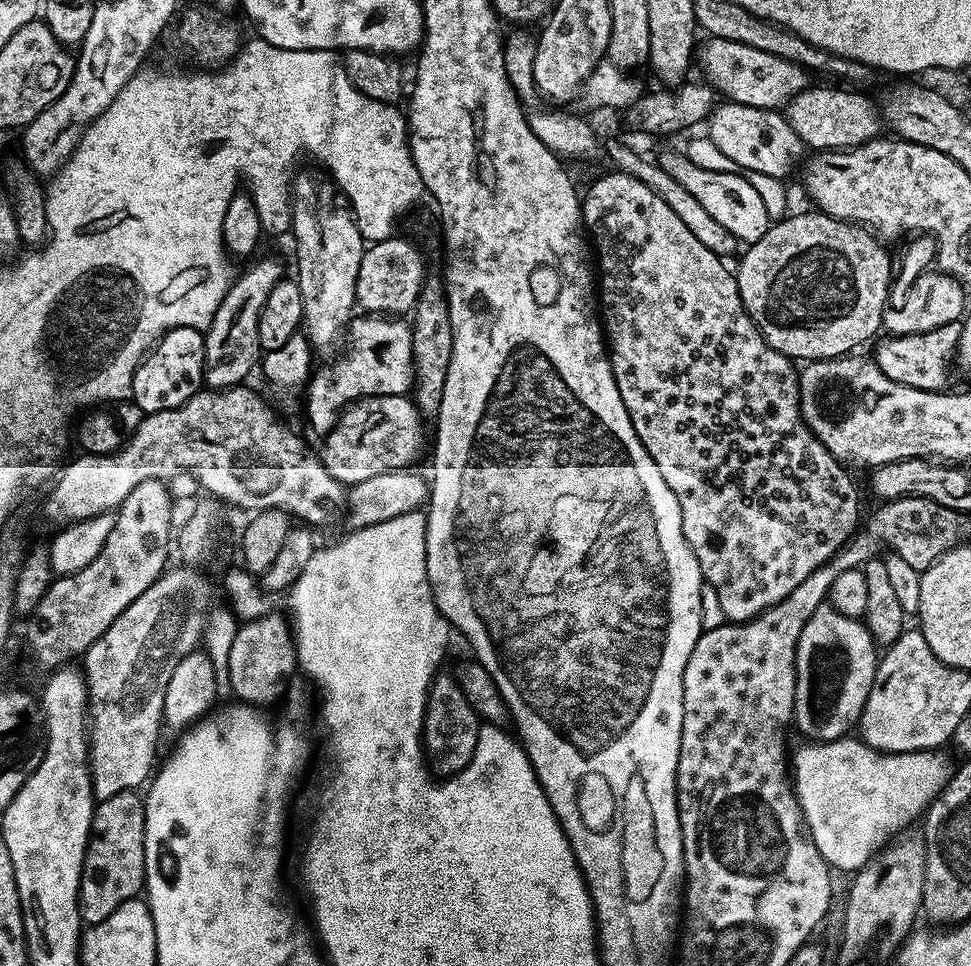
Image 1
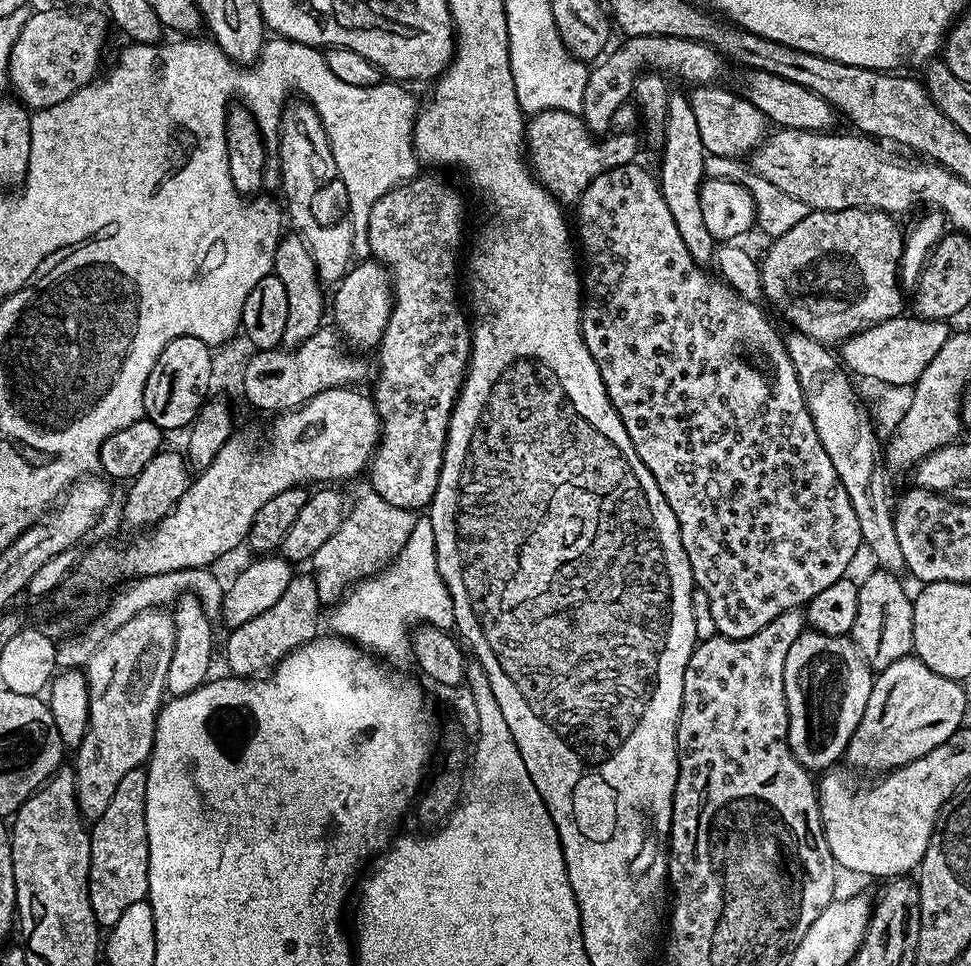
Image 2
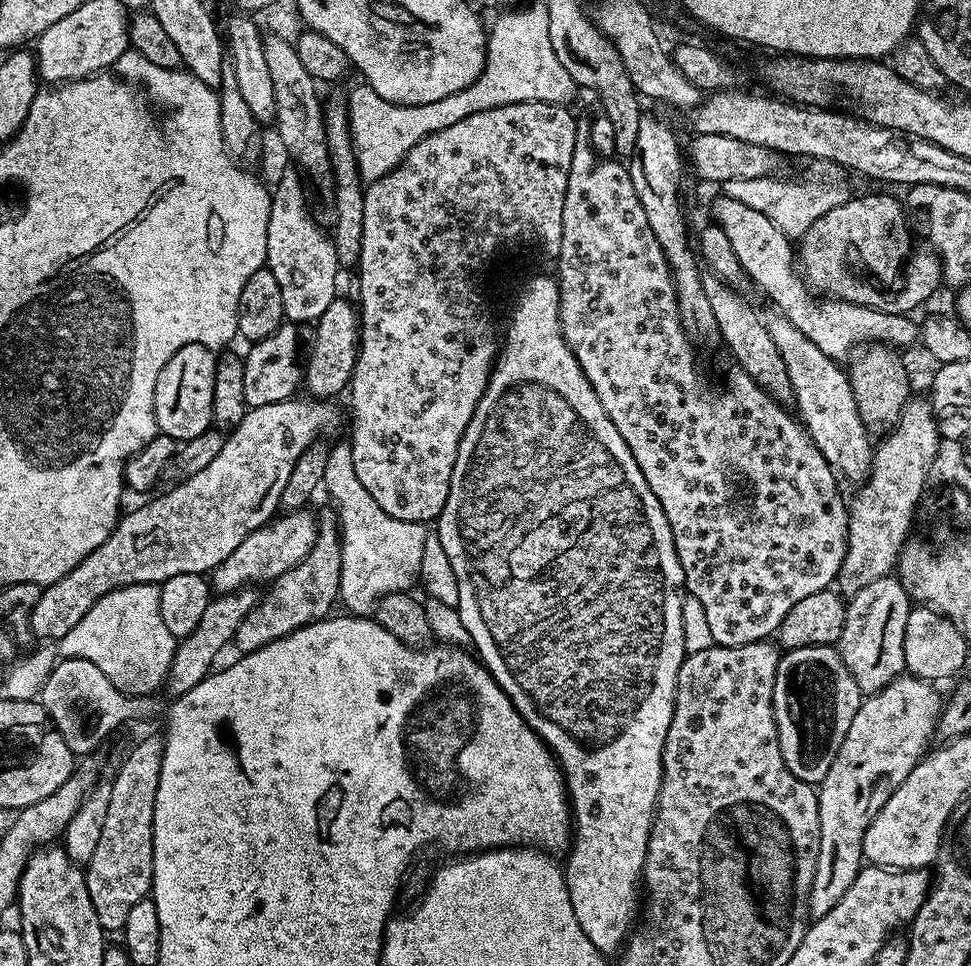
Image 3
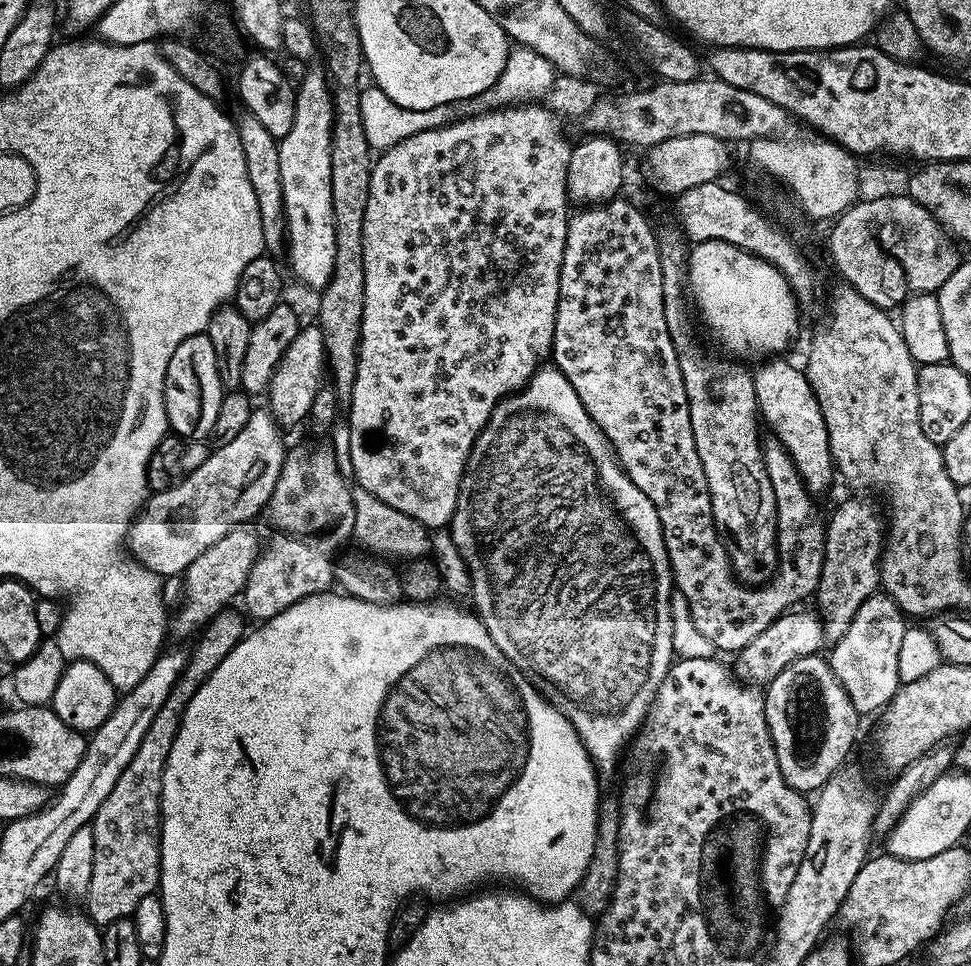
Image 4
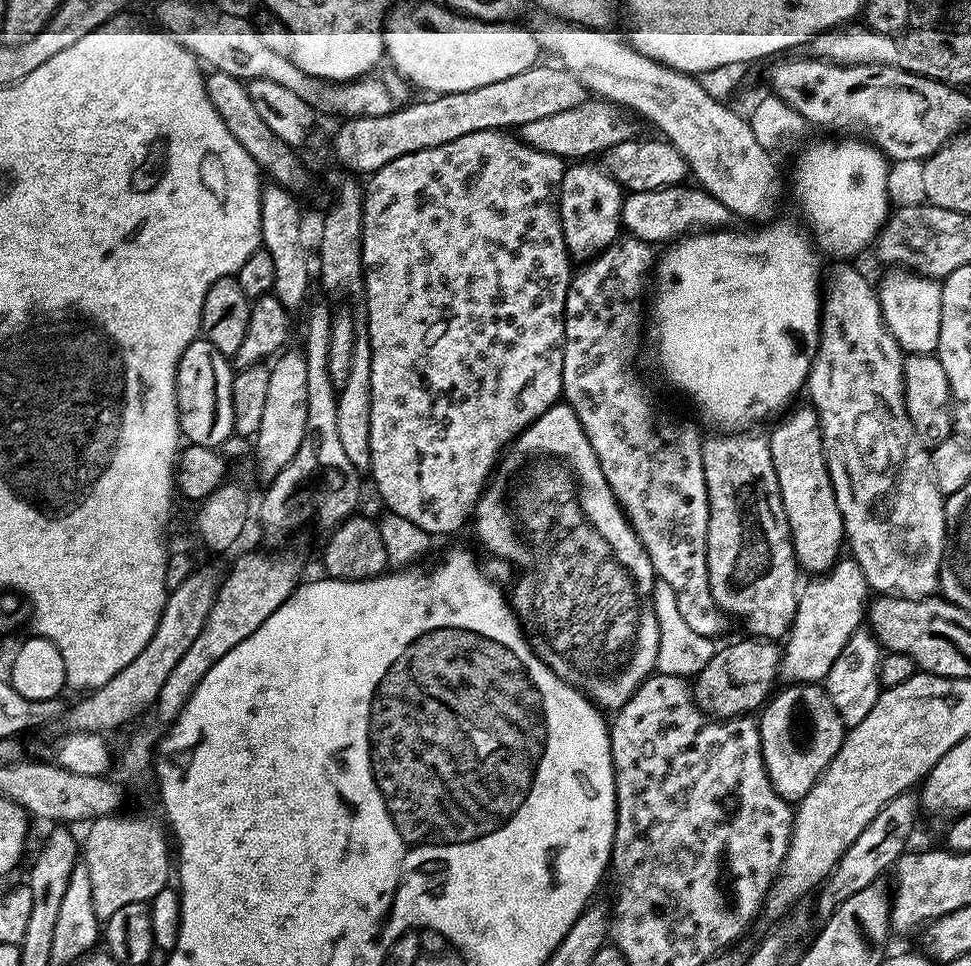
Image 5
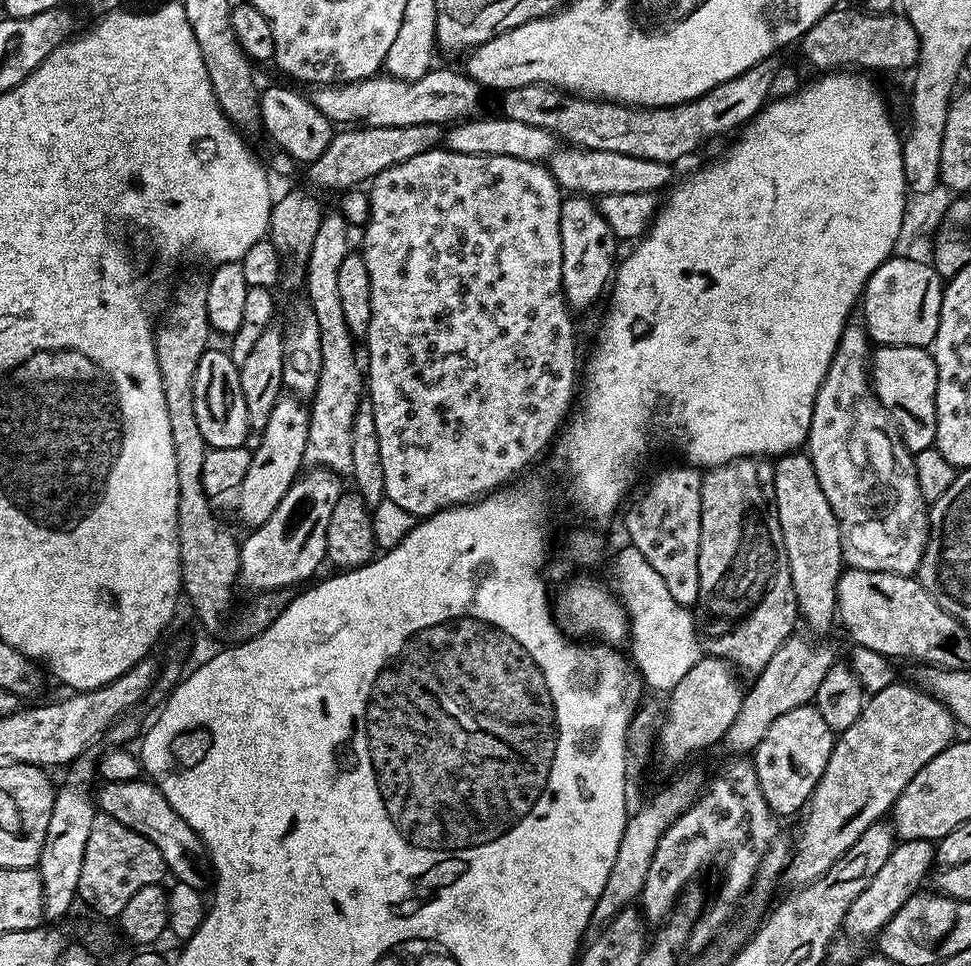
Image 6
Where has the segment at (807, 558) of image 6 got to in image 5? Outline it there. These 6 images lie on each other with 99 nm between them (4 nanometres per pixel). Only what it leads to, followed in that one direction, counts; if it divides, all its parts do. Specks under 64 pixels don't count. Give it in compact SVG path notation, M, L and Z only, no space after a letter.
M811 406L795 408L780 418L785 420L778 421L776 429L772 433L768 432L766 437L778 478L778 490L781 491L786 522L789 523L792 534L797 565L804 572L812 572L808 574L823 574L829 572L837 560L841 559L840 547L842 550L846 544L844 523L838 510L838 502L834 498L830 470L826 466L820 416Z

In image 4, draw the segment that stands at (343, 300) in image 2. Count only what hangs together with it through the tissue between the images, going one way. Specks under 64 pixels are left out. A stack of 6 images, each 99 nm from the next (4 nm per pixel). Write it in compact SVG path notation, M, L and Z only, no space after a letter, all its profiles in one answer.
M312 326L312 328L301 327L299 334L294 338L294 342L290 342L290 346L286 346L286 354L282 354L282 358L274 370L274 378L268 383L266 393L267 411L272 413L281 429L288 430L295 424L300 424L303 420L309 419L314 406L314 398L325 383L324 378L326 380L324 334L316 326Z

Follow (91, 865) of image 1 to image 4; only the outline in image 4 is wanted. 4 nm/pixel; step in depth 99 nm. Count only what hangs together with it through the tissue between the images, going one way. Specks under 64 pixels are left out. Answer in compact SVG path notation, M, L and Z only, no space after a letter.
M232 611L220 612L204 625L201 640L188 652L188 665L178 682L174 682L166 702L162 702L162 710L154 714L154 722L150 722L150 730L138 742L134 758L130 758L118 782L114 782L114 790L110 790L106 802L98 806L98 814L92 819L94 874L90 874L86 915L97 926L129 919L138 902L160 887L160 795L166 758L170 758L170 746L174 746L190 698L218 670L218 662L246 635L245 617L239 611Z

